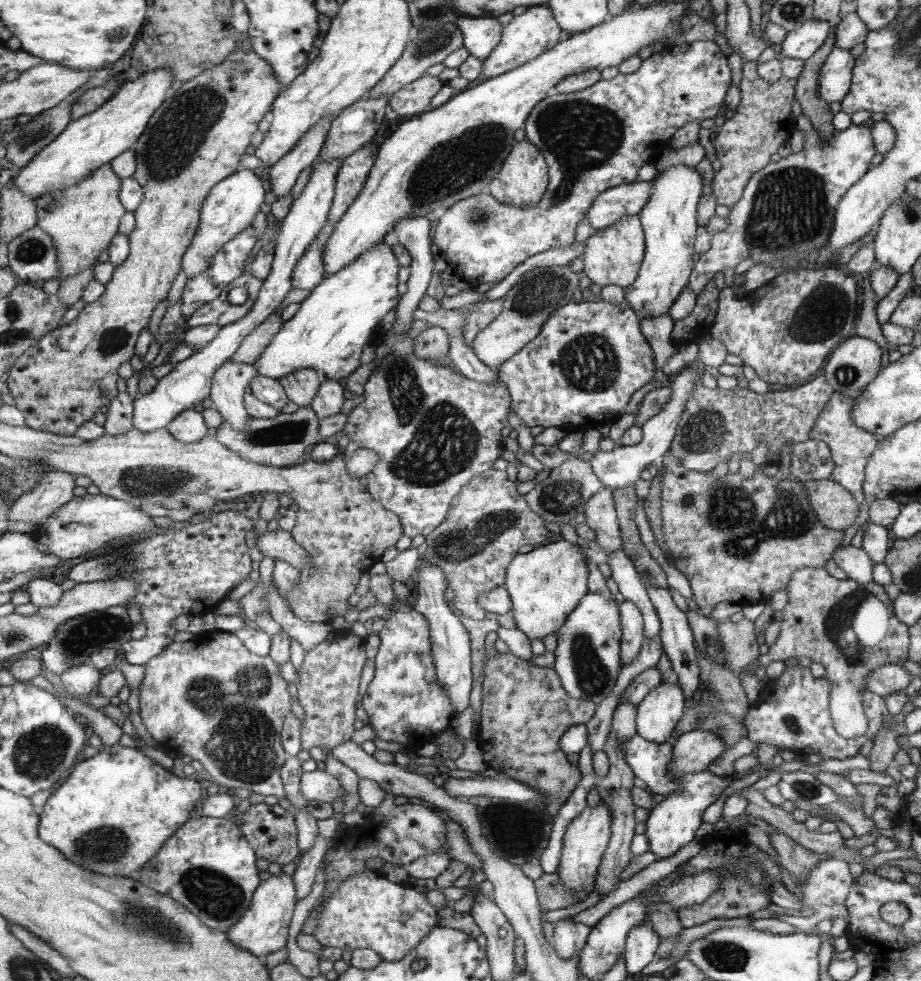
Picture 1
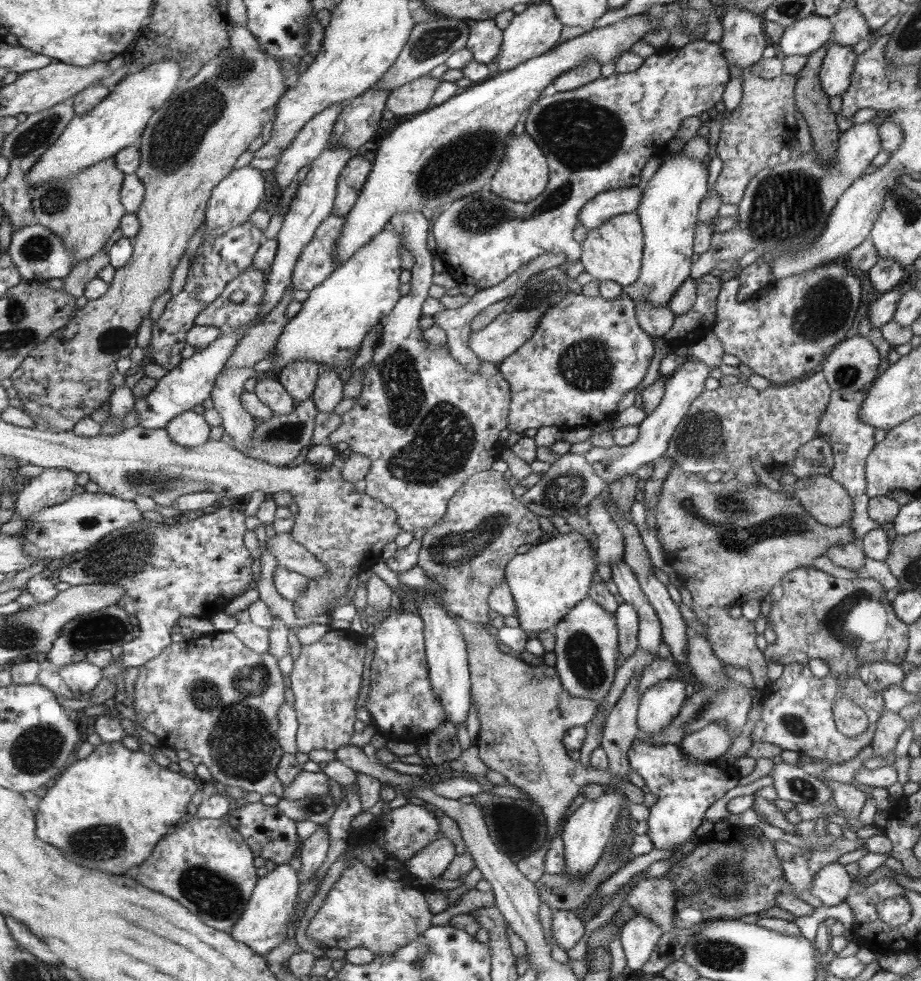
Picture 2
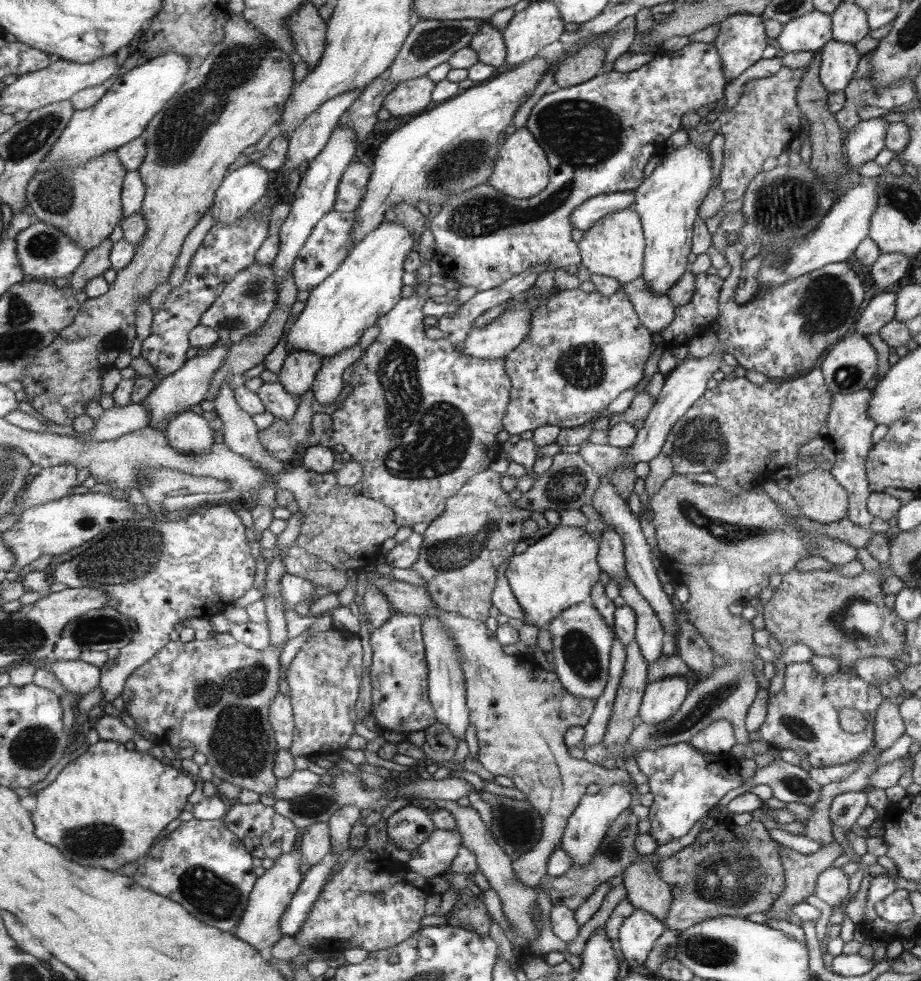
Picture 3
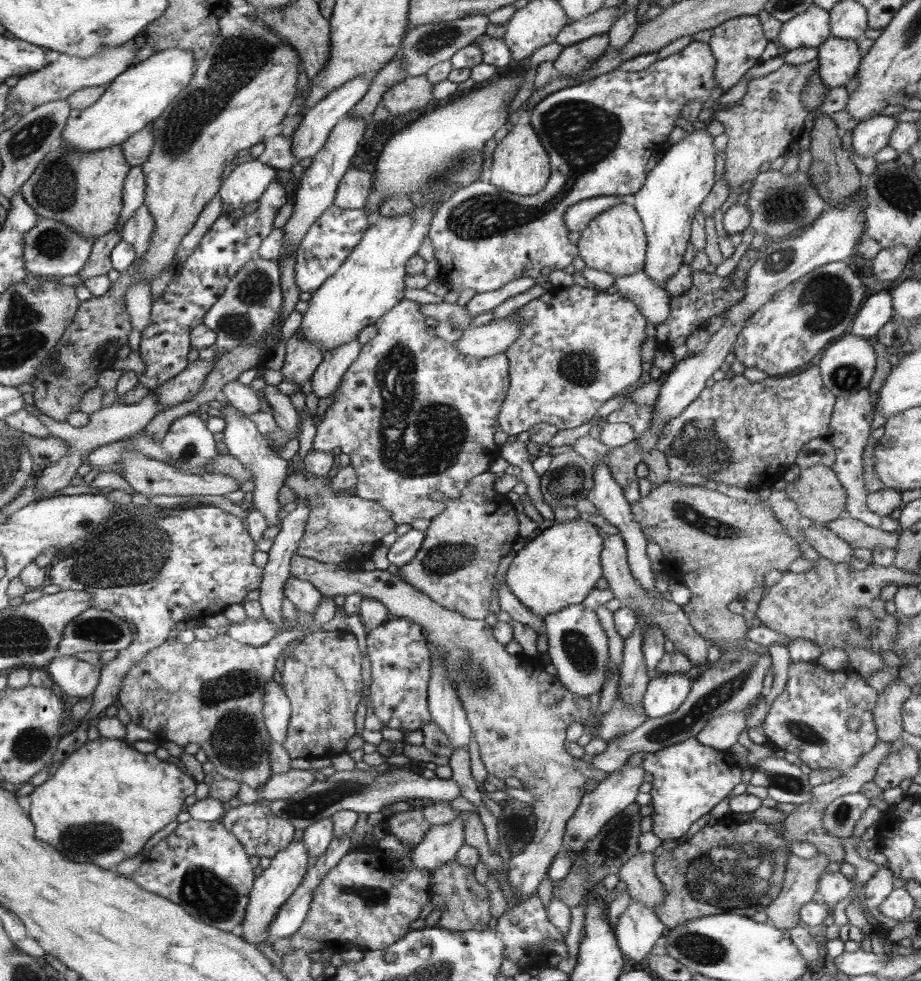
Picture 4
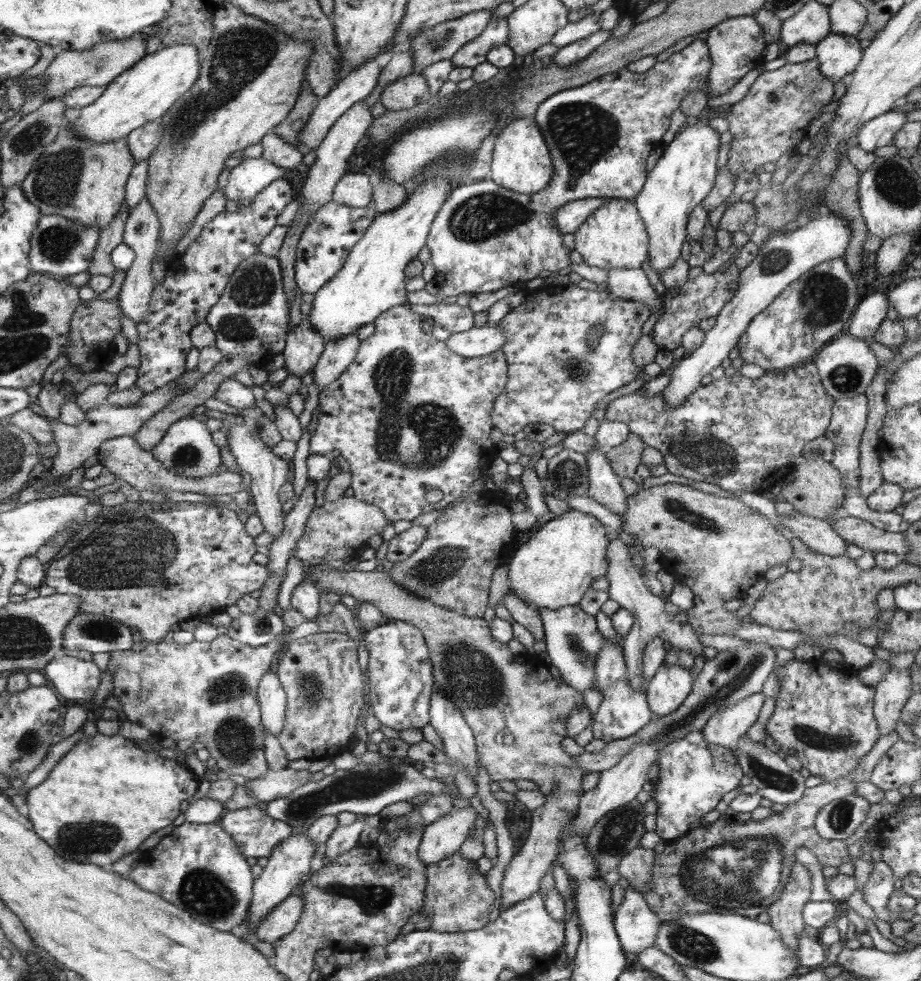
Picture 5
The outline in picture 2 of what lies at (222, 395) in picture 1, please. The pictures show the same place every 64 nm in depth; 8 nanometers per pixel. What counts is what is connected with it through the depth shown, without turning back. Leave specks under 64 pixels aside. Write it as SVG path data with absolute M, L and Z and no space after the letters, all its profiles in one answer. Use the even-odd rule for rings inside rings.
M254 368L224 369L216 377L211 392L213 408L222 417L222 426L240 450L251 443L252 431L256 428L254 417L244 408L241 394L248 378L260 378Z

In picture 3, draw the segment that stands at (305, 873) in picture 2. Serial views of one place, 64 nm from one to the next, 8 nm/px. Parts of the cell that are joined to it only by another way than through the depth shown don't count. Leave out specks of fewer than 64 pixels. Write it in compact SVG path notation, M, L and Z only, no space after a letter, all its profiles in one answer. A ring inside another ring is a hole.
M328 822L310 826L300 842L301 855L308 866L316 866L330 851L330 830Z

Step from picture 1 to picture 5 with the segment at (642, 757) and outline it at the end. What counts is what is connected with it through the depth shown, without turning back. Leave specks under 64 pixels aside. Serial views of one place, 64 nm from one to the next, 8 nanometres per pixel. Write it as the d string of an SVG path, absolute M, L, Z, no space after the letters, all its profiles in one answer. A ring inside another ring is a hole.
M701 730L661 748L655 763L659 774L651 798L658 802L655 832L662 845L684 837L692 822L699 823L706 812L712 812L718 806L724 794L740 786L744 775L731 749L709 742Z

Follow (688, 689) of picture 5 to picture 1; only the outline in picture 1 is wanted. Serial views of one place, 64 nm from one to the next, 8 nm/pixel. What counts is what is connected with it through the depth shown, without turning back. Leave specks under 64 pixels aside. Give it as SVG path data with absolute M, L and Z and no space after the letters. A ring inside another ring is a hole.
M662 682L636 707L637 735L657 744L670 743L687 704L688 698L678 684Z

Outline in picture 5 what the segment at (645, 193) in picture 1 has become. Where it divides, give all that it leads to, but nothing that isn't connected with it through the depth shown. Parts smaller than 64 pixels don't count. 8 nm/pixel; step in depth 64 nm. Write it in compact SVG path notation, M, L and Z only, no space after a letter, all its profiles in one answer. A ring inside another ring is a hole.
M586 198L568 203L554 214L558 228L564 234L576 232L593 215L594 211L606 203L606 198Z

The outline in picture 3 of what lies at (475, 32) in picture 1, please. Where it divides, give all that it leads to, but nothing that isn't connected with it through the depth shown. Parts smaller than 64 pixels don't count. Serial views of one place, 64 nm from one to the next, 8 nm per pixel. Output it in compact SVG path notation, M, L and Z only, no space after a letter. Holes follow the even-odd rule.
M489 21L479 26L479 31L472 37L469 47L476 51L478 61L496 68L506 67L505 44L501 30Z

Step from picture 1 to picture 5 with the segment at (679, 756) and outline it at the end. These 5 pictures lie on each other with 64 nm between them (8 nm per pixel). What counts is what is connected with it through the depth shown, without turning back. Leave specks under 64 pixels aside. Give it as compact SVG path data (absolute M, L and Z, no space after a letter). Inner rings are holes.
M762 692L755 693L724 710L719 710L708 719L701 733L716 746L731 749L756 722L765 700Z

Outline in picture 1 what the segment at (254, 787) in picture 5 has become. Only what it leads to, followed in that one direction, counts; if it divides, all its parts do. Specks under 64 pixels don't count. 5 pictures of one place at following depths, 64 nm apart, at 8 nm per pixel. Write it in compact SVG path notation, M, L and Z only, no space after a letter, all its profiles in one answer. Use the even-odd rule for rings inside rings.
M317 768L312 772L304 772L301 776L301 795L308 800L332 804L338 798L345 801L347 792L332 774Z

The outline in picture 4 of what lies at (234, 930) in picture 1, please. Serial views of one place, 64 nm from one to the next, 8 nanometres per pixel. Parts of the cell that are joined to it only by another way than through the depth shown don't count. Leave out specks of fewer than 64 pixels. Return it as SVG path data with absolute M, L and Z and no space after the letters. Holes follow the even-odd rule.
M303 839L302 841L292 841L288 848L281 850L280 853L274 855L274 858L271 858L270 866L258 876L257 882L249 894L246 916L239 930L246 942L253 942L254 945L270 942L269 928L273 924L274 918L284 908L285 902L293 896L293 893L300 888L302 881L305 880L305 876L309 872L309 857L308 847L305 846Z

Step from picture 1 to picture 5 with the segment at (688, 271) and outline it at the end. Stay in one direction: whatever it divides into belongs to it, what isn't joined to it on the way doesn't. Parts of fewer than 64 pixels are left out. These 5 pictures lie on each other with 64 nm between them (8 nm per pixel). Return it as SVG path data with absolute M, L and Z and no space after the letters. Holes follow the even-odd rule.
M708 124L684 126L674 140L667 144L654 170L650 171L646 188L641 190L634 202L641 218L645 220L650 235L650 266L656 274L672 265L681 257L680 248L688 240L690 214L701 205L714 188L716 178L716 156L720 136Z

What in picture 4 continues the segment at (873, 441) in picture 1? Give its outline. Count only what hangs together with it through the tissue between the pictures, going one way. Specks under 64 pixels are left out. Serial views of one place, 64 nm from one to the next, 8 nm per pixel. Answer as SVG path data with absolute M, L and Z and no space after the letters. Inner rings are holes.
M860 390L844 398L836 396L836 406L833 409L829 430L824 438L835 448L835 461L832 469L836 471L841 485L848 491L848 504L845 505L845 515L853 516L868 526L878 527L880 530L893 533L900 523L890 516L880 516L867 507L867 490L863 477L866 443L871 434L873 419L873 402L869 390Z

